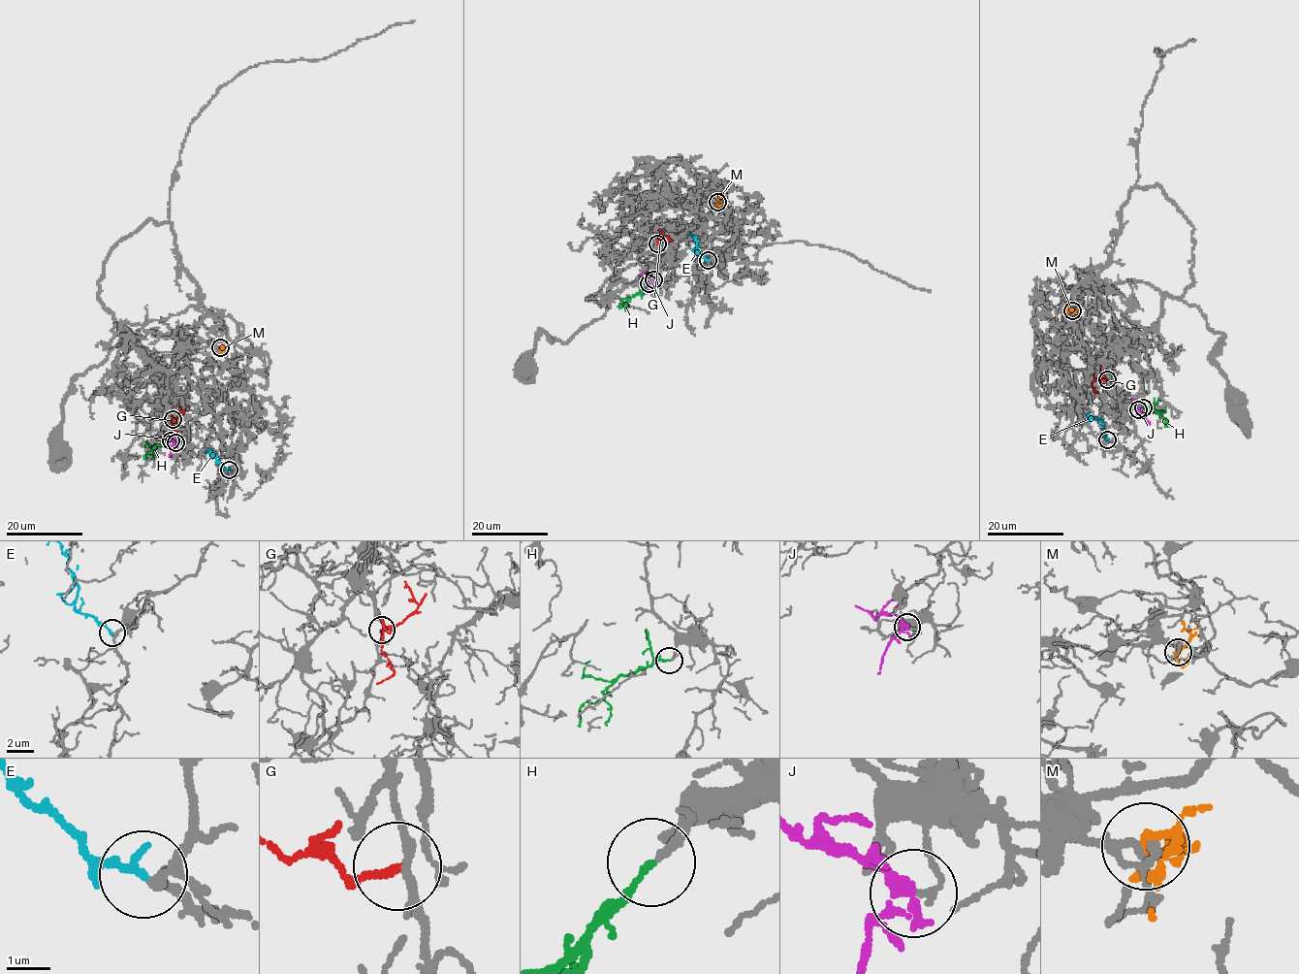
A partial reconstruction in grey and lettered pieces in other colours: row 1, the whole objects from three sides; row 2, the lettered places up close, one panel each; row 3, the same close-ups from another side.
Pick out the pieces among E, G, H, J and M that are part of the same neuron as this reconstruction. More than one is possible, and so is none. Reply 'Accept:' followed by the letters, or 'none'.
Accept: E, H, M

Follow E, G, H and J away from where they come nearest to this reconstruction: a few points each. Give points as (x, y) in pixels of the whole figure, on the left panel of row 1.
E: (228, 470), (217, 461), (215, 454), (205, 453)
G: (173, 419), (175, 431), (171, 435)
H: (171, 441), (156, 445), (144, 460)
J: (174, 442), (170, 456)

